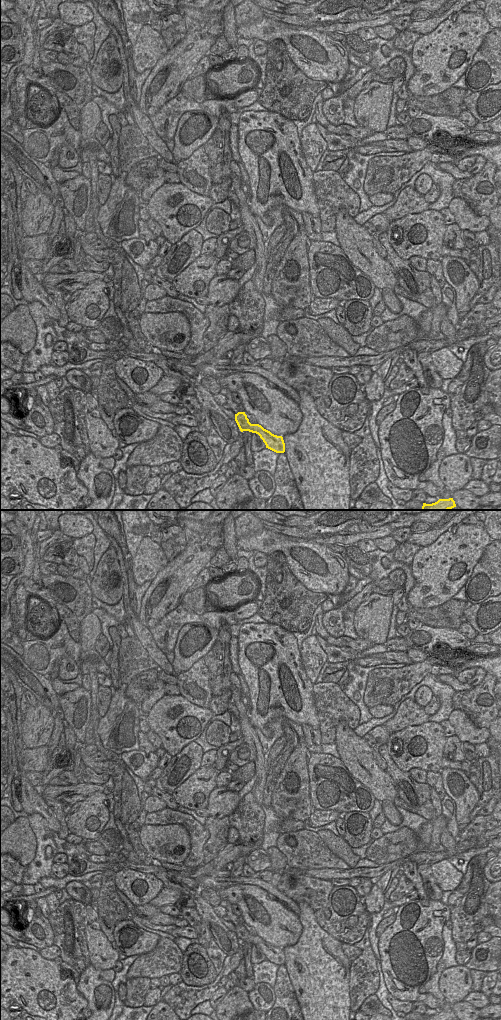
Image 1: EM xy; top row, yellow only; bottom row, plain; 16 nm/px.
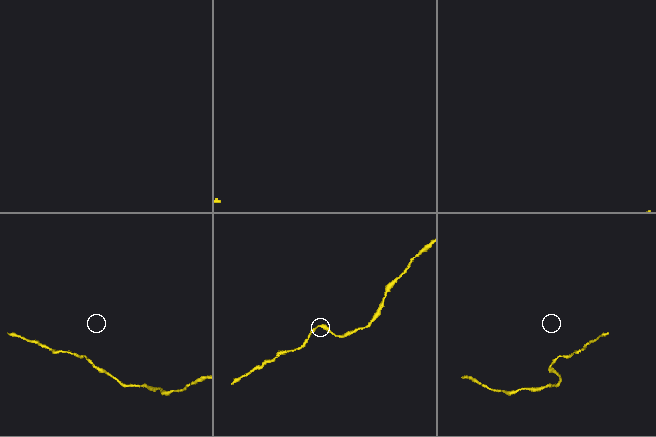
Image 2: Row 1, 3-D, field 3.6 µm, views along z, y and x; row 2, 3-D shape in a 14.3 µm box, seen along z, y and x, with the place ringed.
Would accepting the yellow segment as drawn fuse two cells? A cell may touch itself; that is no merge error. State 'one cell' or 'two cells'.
one cell

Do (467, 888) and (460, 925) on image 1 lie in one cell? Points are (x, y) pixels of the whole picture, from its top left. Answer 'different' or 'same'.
same

